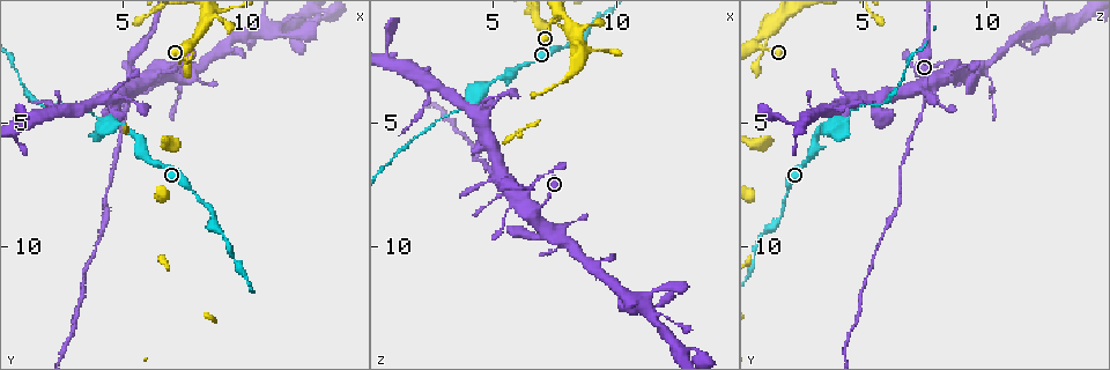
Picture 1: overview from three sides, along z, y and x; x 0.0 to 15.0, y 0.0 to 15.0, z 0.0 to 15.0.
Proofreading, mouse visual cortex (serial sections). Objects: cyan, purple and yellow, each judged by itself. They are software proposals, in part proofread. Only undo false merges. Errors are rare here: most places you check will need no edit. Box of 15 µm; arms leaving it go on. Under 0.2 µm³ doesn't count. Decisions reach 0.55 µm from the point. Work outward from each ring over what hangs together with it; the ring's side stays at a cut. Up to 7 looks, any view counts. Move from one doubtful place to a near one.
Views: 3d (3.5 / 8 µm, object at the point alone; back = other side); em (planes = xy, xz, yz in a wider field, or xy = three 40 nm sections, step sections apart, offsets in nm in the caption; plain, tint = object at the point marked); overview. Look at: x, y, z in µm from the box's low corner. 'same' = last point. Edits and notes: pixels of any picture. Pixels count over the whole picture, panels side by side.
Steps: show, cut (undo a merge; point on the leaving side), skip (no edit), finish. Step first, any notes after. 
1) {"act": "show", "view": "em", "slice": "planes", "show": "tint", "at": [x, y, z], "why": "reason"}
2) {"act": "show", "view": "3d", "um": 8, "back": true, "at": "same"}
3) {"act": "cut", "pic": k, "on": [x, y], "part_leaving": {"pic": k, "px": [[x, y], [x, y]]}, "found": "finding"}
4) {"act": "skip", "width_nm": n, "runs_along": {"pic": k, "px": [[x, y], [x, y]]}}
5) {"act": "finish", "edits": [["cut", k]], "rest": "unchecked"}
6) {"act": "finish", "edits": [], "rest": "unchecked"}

{"act": "show", "view": "3d", "um": 8, "at": [5.2, 3.6, 7.5], "why": "sharp bend"}

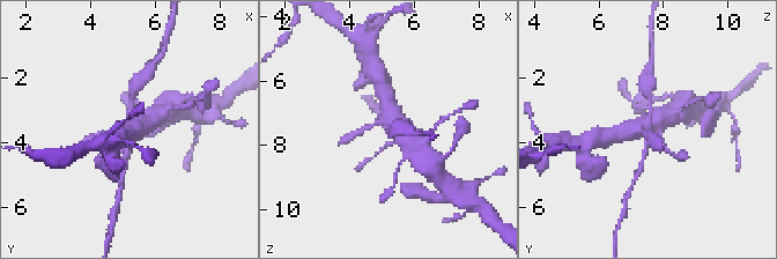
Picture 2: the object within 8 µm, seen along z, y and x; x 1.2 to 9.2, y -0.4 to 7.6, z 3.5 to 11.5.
{"act": "show", "view": "em", "slice": "xy", "step": 2, "show": "tint", "at": [5.3, 3.5, 7.4], "why": "now the EM"}

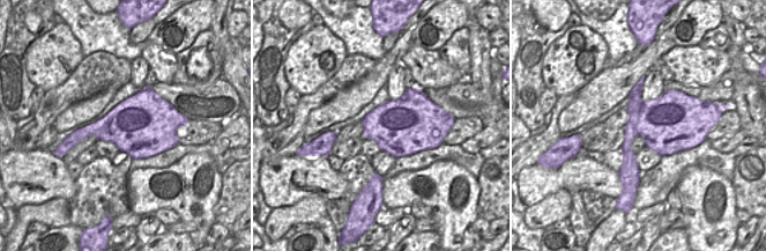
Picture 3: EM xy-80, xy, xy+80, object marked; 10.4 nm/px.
{"act": "skip", "runs_along": {"pic": 2, "px": [[413, 152], [386, 97]]}, "found": "continuous, no second cell"}

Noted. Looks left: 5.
{"act": "show", "view": "em", "slice": "planes", "show": "tint", "at": [4.0, 4.8, 4.4], "why": "calibre changes"}

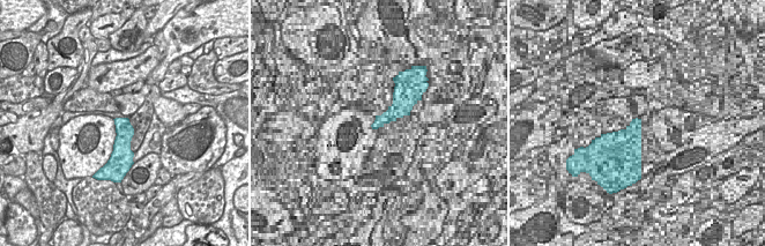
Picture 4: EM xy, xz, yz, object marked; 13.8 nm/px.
{"act": "show", "view": "3d", "um": 3.5, "at": "same", "why": "wider look"}

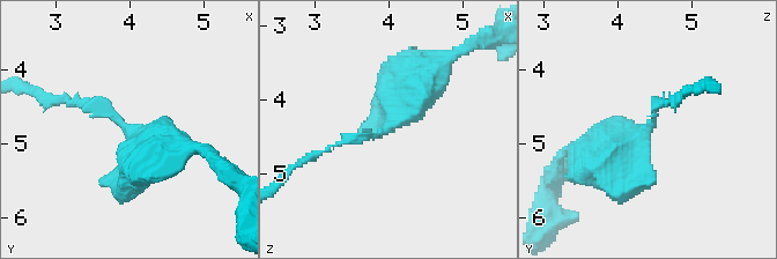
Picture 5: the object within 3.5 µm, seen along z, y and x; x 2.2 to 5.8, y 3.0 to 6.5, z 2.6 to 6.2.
{"act": "skip", "width_nm": 240, "runs_along": {"pic": 5, "px": [[428, 78], [385, 131], [322, 152]]}, "found": "all the same cell"}

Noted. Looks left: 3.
{"act": "show", "view": "3d", "um": 3.5, "at": [7.2, 2.9, 9.4], "why": "abrupt turn"}

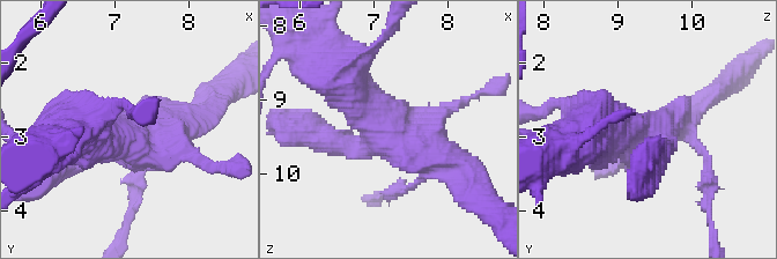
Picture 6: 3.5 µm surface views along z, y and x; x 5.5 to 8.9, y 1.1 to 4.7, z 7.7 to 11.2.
{"act": "show", "view": "em", "slice": "xy", "step": 1, "show": "tint", "at": [7.20, 3.00, 9.40]}

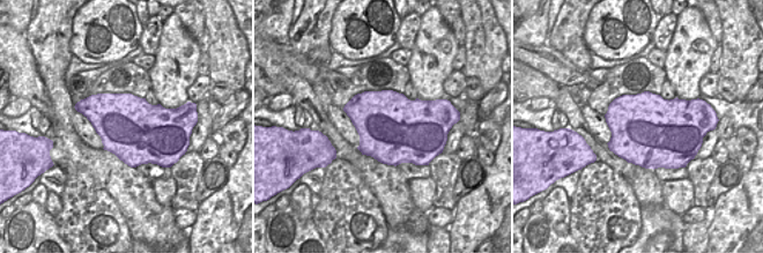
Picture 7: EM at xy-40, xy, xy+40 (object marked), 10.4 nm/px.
{"act": "skip", "runs_along": {"pic": 6, "px": [[347, 68], [390, 131], [453, 163]]}, "found": "continuous, no second cell"}

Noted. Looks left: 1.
{"act": "finish", "edits": [], "rest": "unchecked"}

